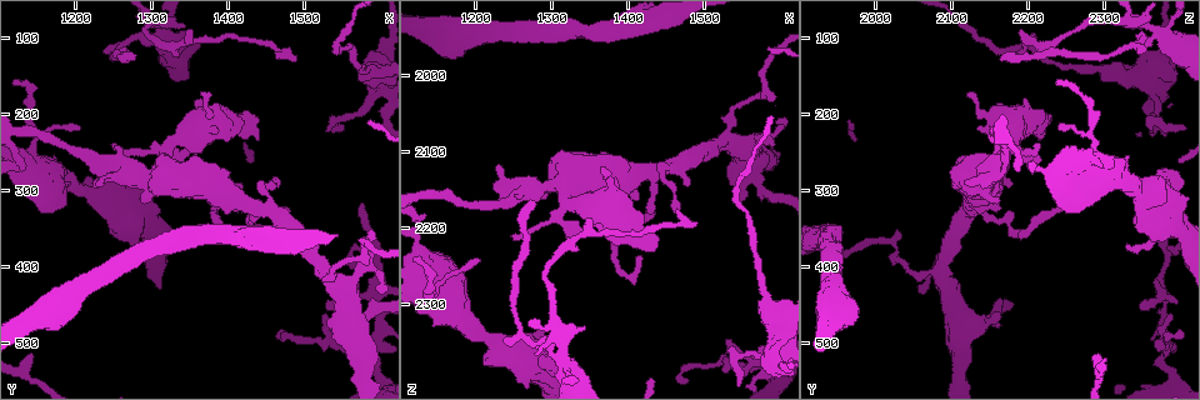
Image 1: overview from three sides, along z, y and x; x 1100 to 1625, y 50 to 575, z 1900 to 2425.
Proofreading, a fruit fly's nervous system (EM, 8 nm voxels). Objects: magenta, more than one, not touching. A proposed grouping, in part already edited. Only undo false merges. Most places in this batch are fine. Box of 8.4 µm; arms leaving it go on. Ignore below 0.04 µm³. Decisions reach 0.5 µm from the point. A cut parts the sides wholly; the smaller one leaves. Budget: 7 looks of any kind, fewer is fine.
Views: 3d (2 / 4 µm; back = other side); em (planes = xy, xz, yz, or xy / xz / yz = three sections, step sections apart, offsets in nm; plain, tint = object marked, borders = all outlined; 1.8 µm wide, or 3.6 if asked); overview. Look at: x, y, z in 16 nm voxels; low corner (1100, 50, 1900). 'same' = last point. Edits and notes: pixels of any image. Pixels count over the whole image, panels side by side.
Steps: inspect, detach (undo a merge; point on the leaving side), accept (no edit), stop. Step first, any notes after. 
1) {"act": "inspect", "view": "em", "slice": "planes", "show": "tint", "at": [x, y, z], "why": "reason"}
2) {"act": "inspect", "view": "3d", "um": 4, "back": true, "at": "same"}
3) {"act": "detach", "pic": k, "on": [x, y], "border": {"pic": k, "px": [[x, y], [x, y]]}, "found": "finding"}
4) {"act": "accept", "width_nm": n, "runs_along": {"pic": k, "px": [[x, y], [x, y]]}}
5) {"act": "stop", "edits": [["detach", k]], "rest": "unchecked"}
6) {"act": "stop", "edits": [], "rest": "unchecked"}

{"act": "inspect", "view": "3d", "um": 2, "at": [1145, 270, 2270], "why": "sudden change in width"}

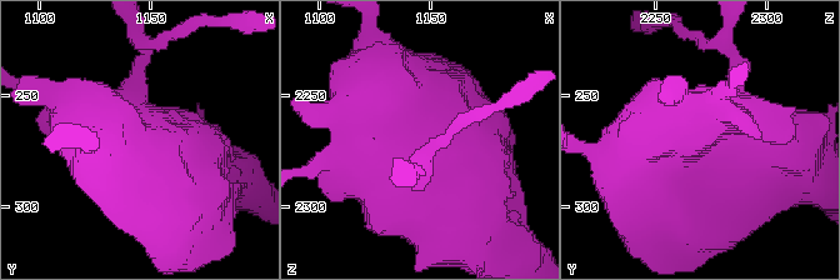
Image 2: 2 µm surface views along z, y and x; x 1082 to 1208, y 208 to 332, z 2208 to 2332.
{"act": "inspect", "view": "em", "um": 3.6, "slice": "xz", "step": 4, "show": "plain", "at": [1143, 267, 2271]}

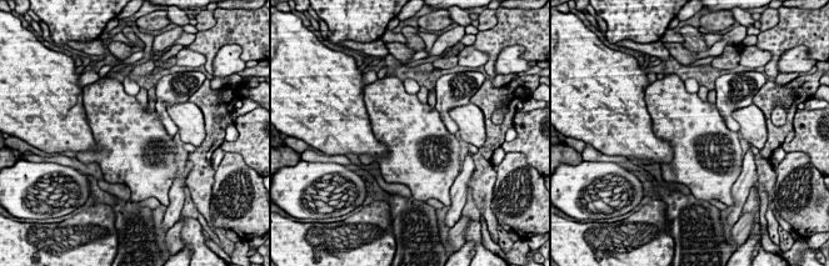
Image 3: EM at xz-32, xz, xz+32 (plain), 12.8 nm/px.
{"act": "inspect", "view": "em", "um": 3.6, "slice": "xz", "step": 4, "show": "tint", "at": "same"}

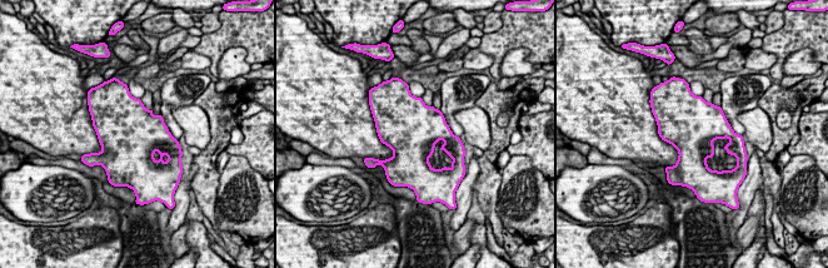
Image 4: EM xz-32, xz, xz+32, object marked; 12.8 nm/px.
{"act": "accept", "found": "all the same cell"}

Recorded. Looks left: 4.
{"act": "inspect", "view": "em", "slice": "xz", "step": 4, "show": "tint", "at": [1580, 140, 2280], "why": "calibre changes"}

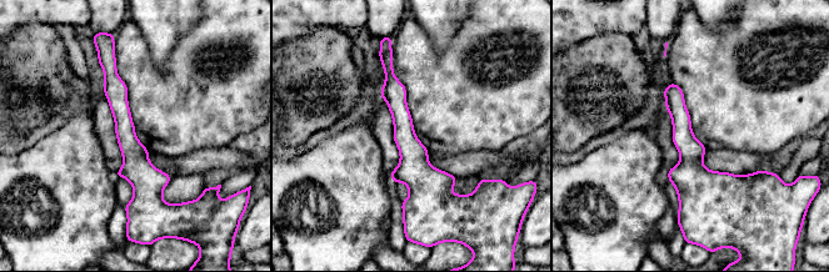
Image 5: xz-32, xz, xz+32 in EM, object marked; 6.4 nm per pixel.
{"act": "accept", "width_nm": 160, "found": "all the same cell"}

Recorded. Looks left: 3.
{"act": "inspect", "view": "3d", "um": 4, "at": [1560, 475, 2130], "why": "three-way junction"}

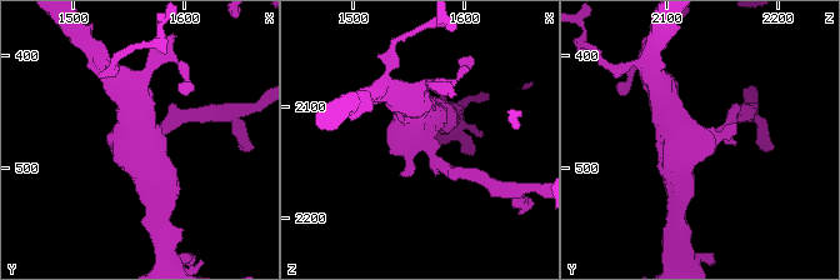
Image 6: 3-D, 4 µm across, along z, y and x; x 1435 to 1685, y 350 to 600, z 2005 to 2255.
{"act": "inspect", "view": "em", "um": 3.6, "slice": "planes", "show": "tint", "at": [1564, 476, 2130], "why": "need the tissue"}

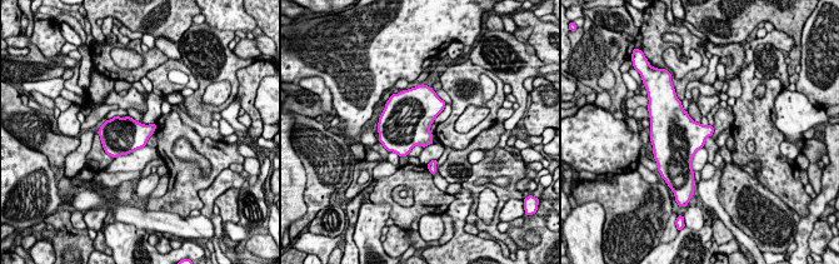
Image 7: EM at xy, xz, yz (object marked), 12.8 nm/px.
{"act": "accept", "found": "all the same cell"}

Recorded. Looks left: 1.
{"act": "stop", "edits": [], "rest": "unchecked"}

